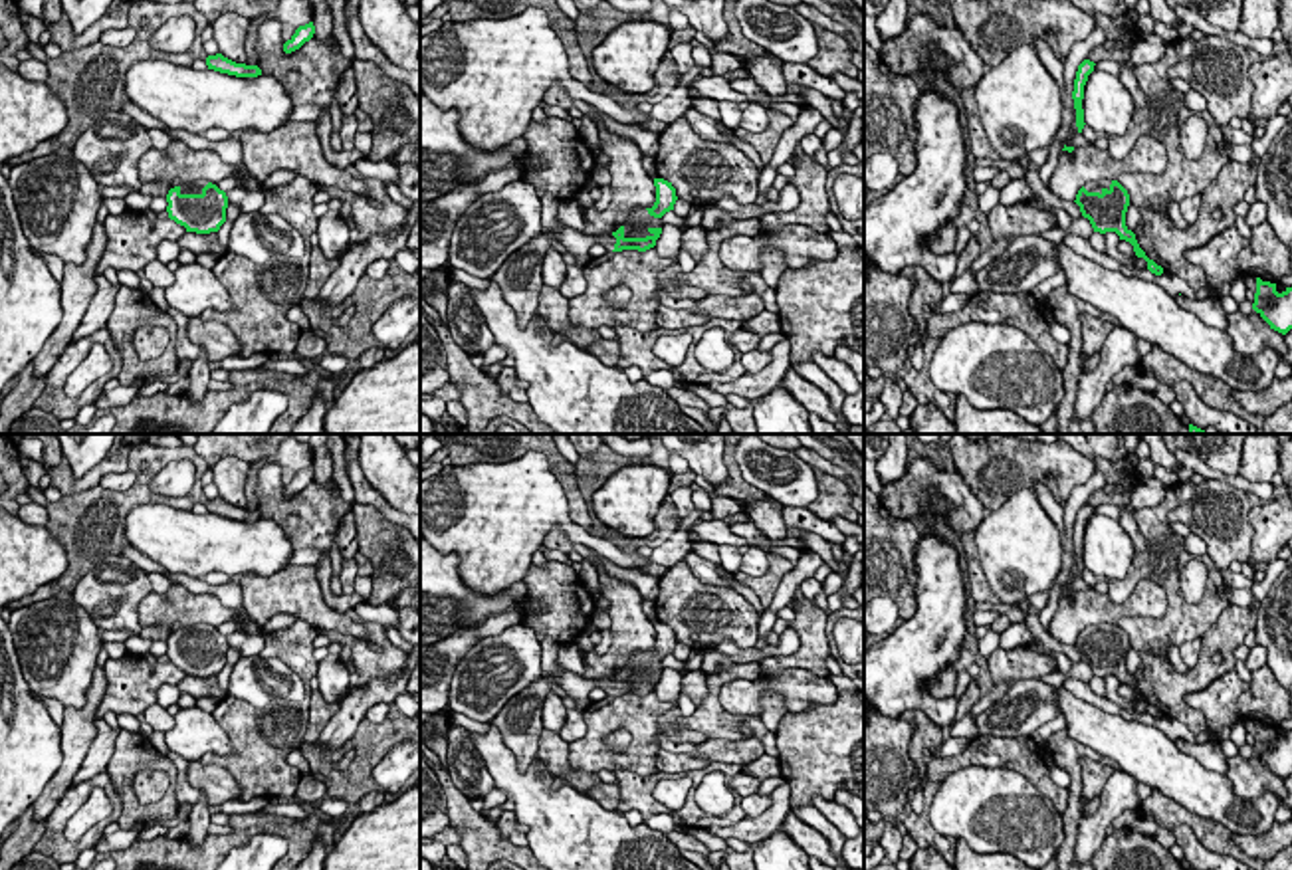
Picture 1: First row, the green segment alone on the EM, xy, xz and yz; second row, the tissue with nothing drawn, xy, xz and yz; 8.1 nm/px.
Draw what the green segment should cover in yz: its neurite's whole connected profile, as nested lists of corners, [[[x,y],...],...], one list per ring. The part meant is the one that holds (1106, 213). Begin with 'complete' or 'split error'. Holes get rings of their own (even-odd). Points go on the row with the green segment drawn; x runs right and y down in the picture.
split error; [[[1118,180],[1086,182],[1078,190],[1074,202],[1080,206],[1082,216],[1090,220],[1094,232],[1116,232],[1120,240],[1126,240],[1133,246],[1137,258],[1147,262],[1147,270],[1151,273],[1163,273],[1163,268],[1145,256],[1135,240],[1135,234],[1126,226],[1130,194]]]

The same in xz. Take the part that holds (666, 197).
split error; [[[654,178],[656,202],[652,208],[634,208],[630,220],[624,222],[616,232],[602,236],[587,236],[565,228],[557,220],[559,200],[545,192],[541,196],[541,226],[543,230],[553,230],[557,242],[561,242],[575,258],[579,268],[585,268],[589,262],[589,248],[592,244],[602,244],[610,252],[638,250],[646,252],[656,246],[656,240],[662,234],[664,222],[662,216],[674,210],[678,200],[676,188],[664,178]]]

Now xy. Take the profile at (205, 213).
split error; [[[210,180],[180,184],[166,194],[168,218],[184,226],[186,232],[218,232],[226,222],[228,196]]]

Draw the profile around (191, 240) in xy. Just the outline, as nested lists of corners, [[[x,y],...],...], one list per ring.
[[[186,232],[176,242],[178,242],[178,246],[182,250],[190,250],[196,256],[204,254],[204,252],[216,254],[218,258],[224,256],[224,254],[228,254],[228,246],[222,246],[218,242],[218,232],[210,232],[210,234]]]

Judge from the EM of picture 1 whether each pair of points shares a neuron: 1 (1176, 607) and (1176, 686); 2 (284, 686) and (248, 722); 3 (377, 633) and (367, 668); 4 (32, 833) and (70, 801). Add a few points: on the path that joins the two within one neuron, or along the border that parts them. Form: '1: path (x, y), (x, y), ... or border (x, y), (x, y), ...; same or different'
1: border (1140, 651), (1160, 654), (1168, 662); different
2: border (228, 694), (266, 708); different
3: path (381, 641), (383, 652), (375, 660); same
4: border (46, 819), (44, 833), (32, 849); different

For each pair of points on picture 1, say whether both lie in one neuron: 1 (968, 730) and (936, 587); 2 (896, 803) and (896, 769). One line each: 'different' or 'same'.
1: different
2: same

